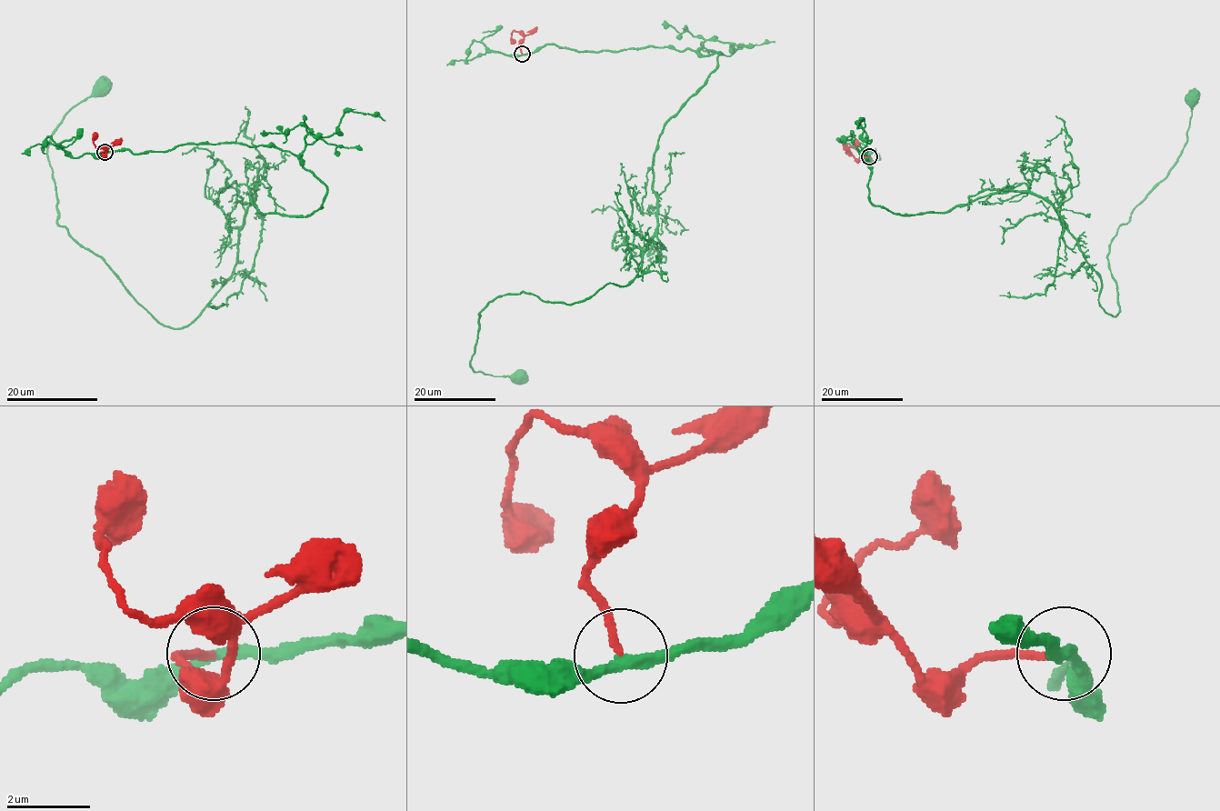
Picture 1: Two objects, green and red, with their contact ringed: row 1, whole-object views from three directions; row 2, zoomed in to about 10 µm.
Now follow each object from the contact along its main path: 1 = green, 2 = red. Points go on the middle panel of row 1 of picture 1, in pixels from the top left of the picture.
1: (522, 54), (722, 54), (659, 136), (638, 274), (479, 314), (470, 366), (520, 377)
2: (522, 54), (519, 45), (523, 40), (522, 36), (514, 30), (511, 34), (514, 41)

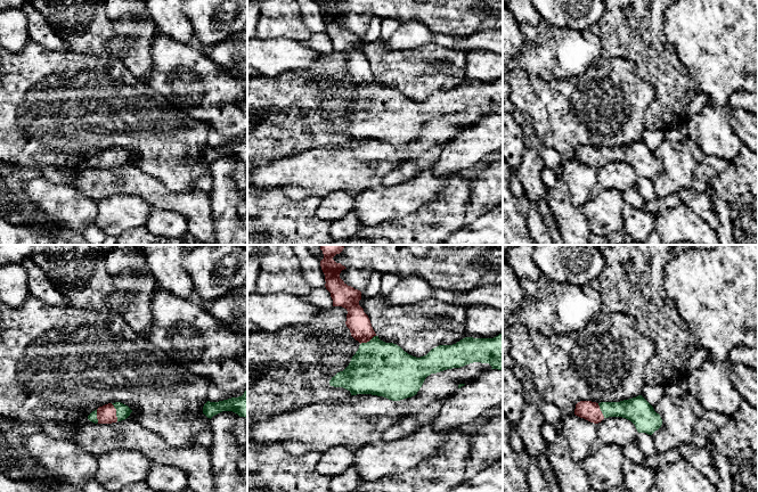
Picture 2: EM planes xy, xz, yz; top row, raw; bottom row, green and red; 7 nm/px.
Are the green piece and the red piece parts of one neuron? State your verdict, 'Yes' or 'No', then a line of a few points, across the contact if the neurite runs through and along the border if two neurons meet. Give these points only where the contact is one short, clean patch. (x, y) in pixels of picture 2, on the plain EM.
Yes. Line: xy (123, 156), (116, 157), (106, 158)

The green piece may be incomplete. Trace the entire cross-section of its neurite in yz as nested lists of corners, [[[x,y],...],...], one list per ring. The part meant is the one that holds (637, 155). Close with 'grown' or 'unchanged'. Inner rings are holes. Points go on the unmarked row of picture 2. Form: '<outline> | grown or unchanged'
[[[642,140],[620,147],[580,146],[576,149],[574,159],[594,169],[609,162],[622,162],[630,165],[638,178],[649,180],[662,170],[660,159]]] | grown

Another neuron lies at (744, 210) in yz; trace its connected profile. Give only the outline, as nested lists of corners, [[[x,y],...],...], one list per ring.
[[[744,195],[730,204],[737,245],[758,245],[758,197]]]

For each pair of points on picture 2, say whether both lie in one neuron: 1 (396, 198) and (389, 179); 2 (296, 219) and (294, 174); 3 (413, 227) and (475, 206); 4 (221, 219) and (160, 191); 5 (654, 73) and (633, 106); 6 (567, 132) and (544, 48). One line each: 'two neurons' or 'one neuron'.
1: two neurons
2: two neurons
3: two neurons
4: two neurons
5: two neurons
6: two neurons

